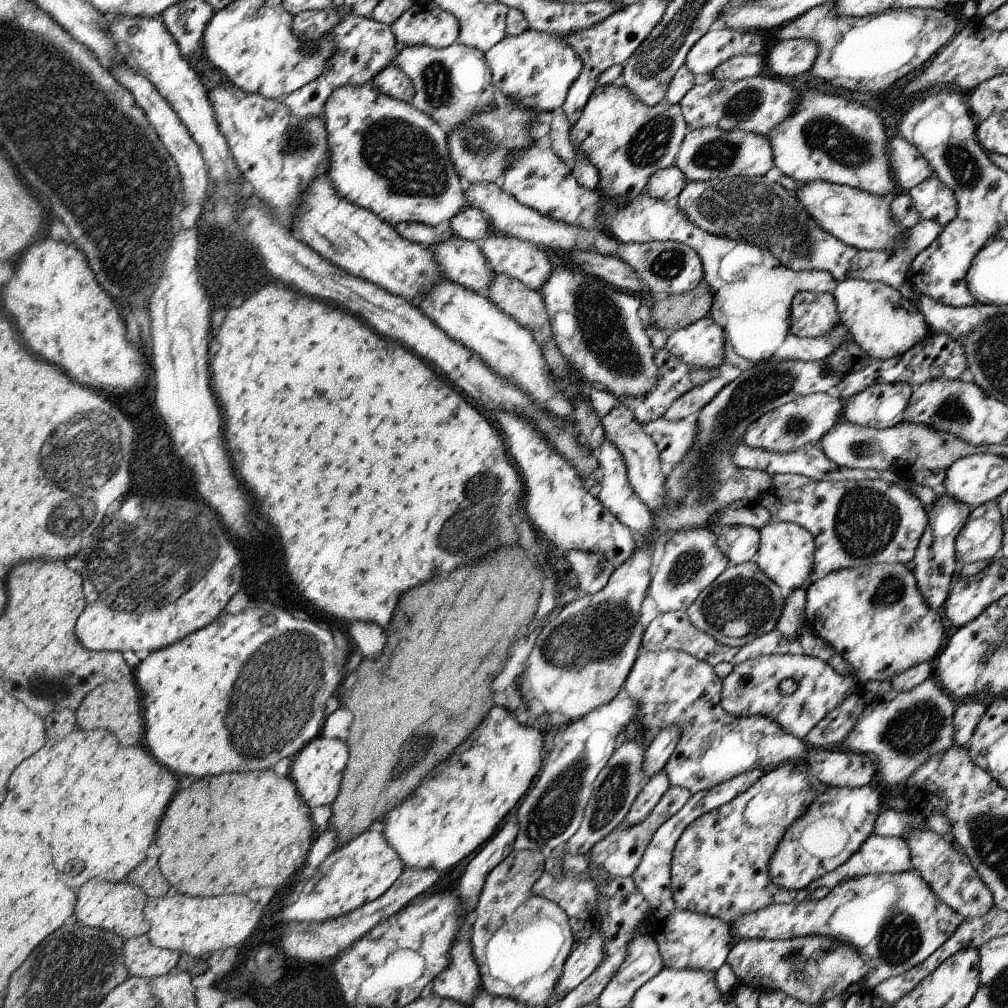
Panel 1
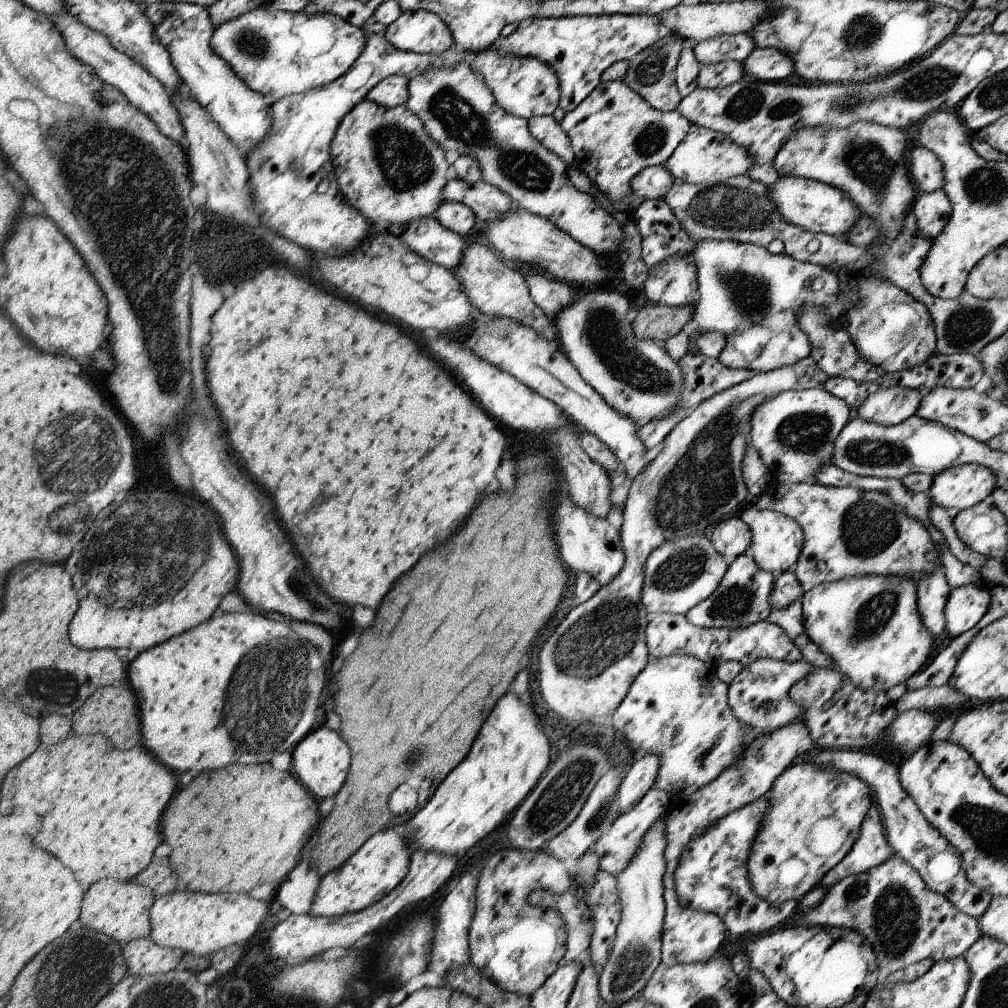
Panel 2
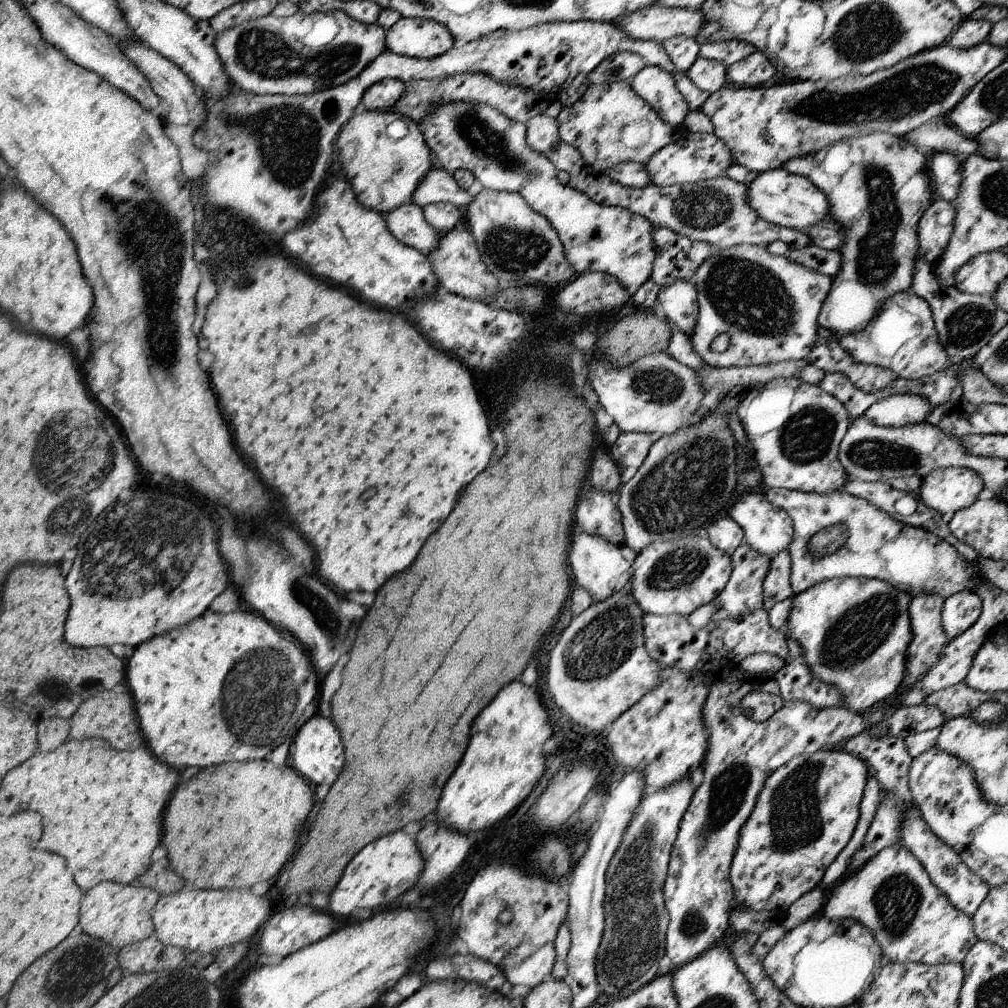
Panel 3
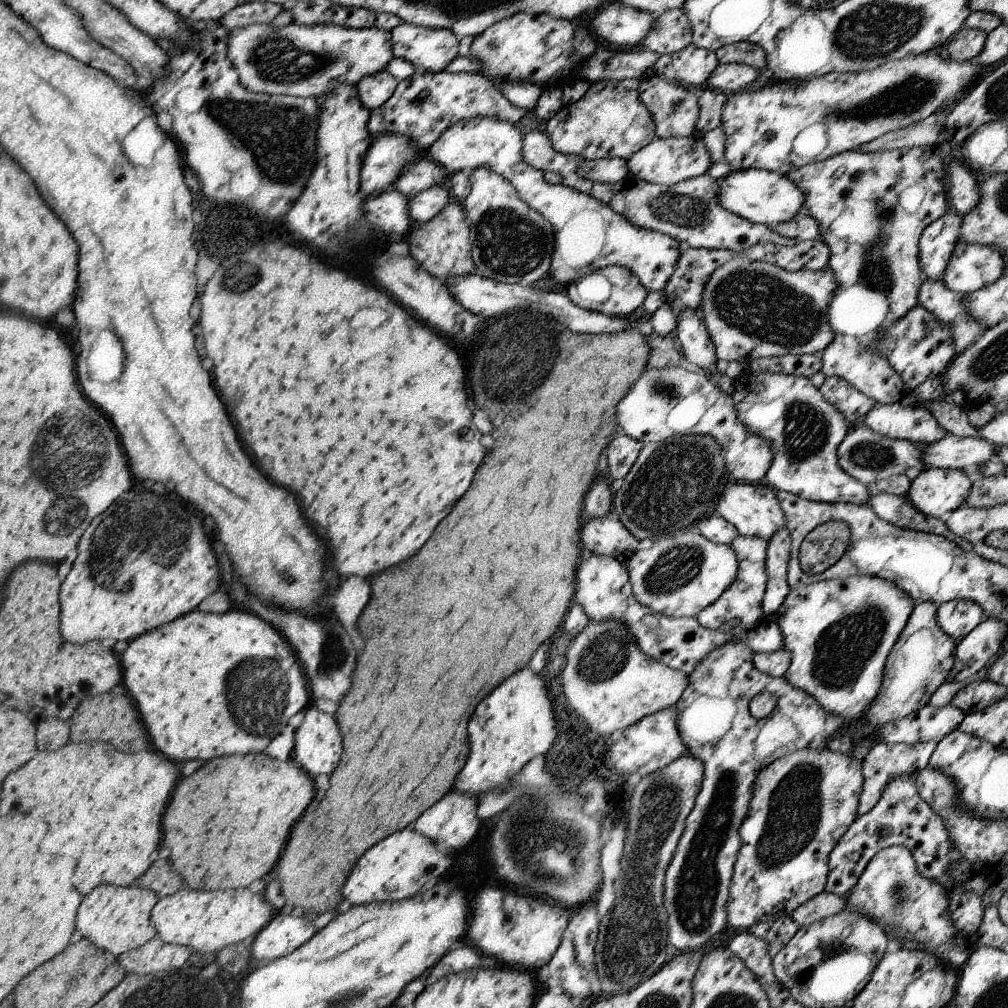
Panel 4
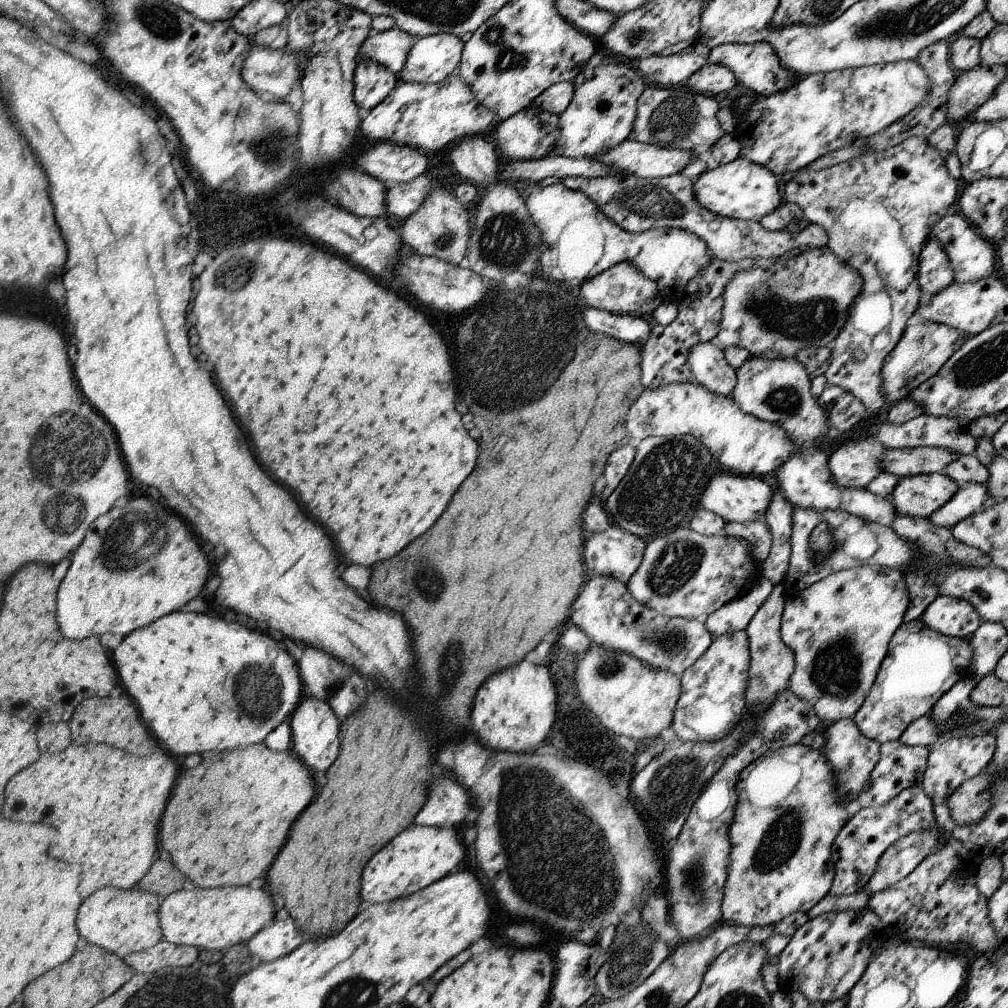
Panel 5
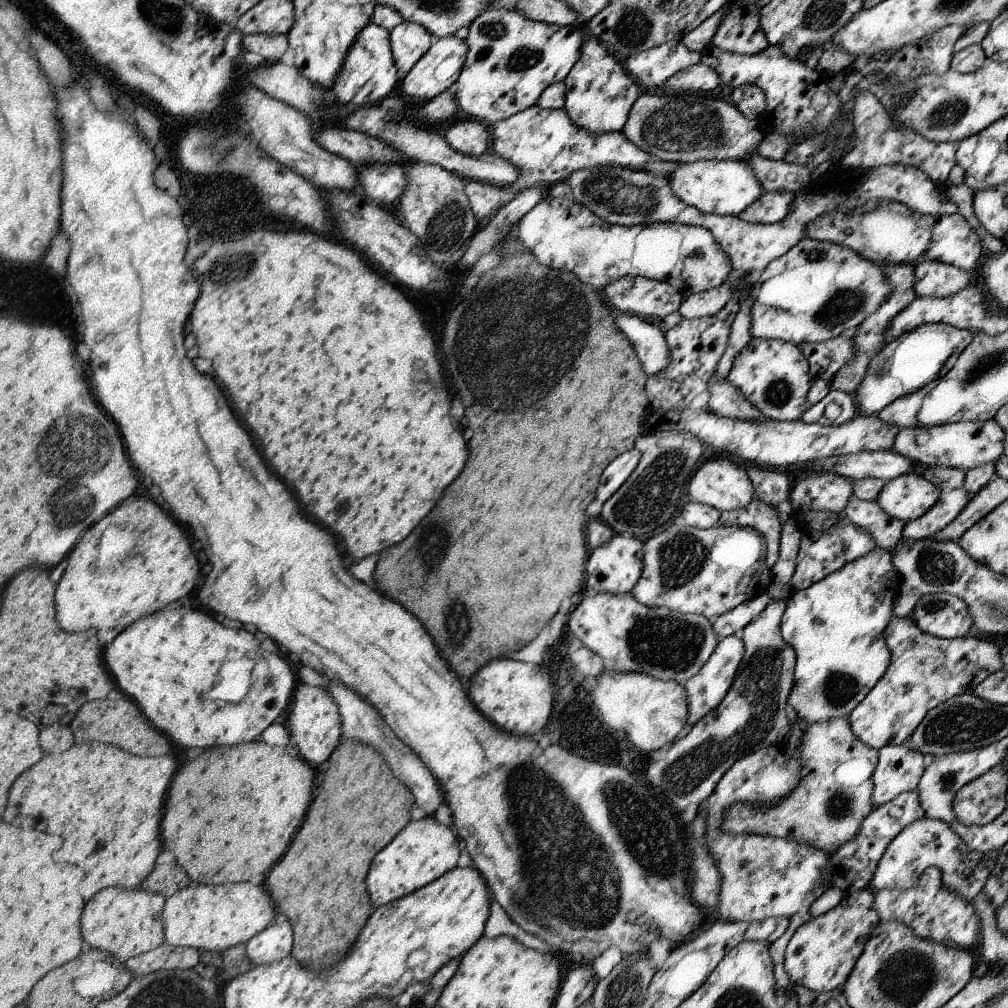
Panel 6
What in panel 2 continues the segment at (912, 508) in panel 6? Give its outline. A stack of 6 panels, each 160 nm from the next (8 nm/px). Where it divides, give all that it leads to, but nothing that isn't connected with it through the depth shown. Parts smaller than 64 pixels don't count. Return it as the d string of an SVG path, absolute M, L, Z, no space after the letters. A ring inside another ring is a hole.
M968 463L934 475L928 496L938 506L962 510L990 497L996 486L997 476L990 468Z

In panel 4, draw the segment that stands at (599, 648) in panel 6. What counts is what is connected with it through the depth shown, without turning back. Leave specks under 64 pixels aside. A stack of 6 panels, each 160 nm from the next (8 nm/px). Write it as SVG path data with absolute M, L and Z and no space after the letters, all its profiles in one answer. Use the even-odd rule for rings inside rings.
M588 554L582 558L582 566L578 568L578 598L574 598L574 602L582 606L590 621L619 619L630 628L630 634L634 635L644 654L687 675L692 673L712 650L727 642L748 643L753 654L769 653L784 648L780 627L776 618L771 615L764 615L755 624L747 627L734 624L714 630L702 626L697 617L669 617L638 604L632 588L628 568L620 560Z

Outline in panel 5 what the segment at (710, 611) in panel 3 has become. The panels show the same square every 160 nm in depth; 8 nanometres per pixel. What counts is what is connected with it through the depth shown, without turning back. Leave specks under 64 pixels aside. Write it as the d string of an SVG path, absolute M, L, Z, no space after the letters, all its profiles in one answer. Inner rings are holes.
M758 519L752 522L728 521L723 534L746 539L752 551L754 562L762 563L769 557L773 548L773 533L766 521ZM752 577L753 582L747 592L710 614L704 621L714 638L727 632L746 630L749 622L760 612L761 606L773 592L774 584L770 580Z

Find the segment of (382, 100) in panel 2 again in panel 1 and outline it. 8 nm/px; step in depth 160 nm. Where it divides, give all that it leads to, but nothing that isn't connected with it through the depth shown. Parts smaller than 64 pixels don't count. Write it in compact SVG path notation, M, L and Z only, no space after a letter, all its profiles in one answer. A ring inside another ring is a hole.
M390 64L382 69L372 80L373 87L382 95L400 99L404 102L412 102L416 87L412 79L395 64Z

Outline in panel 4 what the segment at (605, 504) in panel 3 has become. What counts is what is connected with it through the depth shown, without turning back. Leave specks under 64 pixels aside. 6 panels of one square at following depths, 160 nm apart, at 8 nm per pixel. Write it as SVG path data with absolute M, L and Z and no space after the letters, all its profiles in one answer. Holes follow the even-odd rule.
M614 514L586 522L582 542L586 542L586 550L592 554L618 559L624 566L628 566L629 560L642 545Z

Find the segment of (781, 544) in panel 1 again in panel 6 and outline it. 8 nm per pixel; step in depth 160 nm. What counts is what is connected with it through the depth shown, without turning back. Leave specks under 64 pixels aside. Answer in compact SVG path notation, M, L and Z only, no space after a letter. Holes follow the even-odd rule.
M724 456L710 457L702 463L697 473L689 480L687 486L690 501L704 503L722 511L745 509L756 496L753 483L745 470L745 466Z

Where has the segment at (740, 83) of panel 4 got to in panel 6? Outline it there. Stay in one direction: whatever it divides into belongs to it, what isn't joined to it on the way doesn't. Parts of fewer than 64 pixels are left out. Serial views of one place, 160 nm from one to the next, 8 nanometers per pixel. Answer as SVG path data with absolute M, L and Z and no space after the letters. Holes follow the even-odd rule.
M698 63L689 69L673 74L662 86L668 90L692 90L705 94L708 90L714 90L721 83L721 76L706 63Z

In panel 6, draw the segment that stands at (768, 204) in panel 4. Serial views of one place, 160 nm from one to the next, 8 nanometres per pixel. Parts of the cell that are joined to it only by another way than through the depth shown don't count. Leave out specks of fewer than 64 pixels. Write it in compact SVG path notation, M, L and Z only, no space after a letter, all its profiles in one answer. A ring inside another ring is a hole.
M732 159L682 163L666 175L666 178L672 183L673 192L682 202L717 215L739 216L750 208L754 201L760 200L765 192L752 164Z

